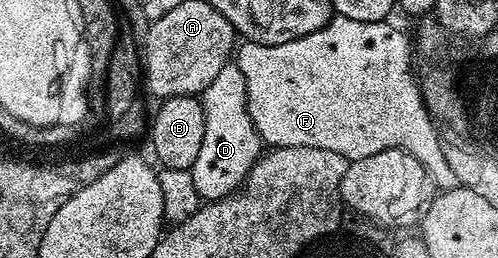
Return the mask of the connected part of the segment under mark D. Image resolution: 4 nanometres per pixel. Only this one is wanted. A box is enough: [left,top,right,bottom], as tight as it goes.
[189,63,264,202]

